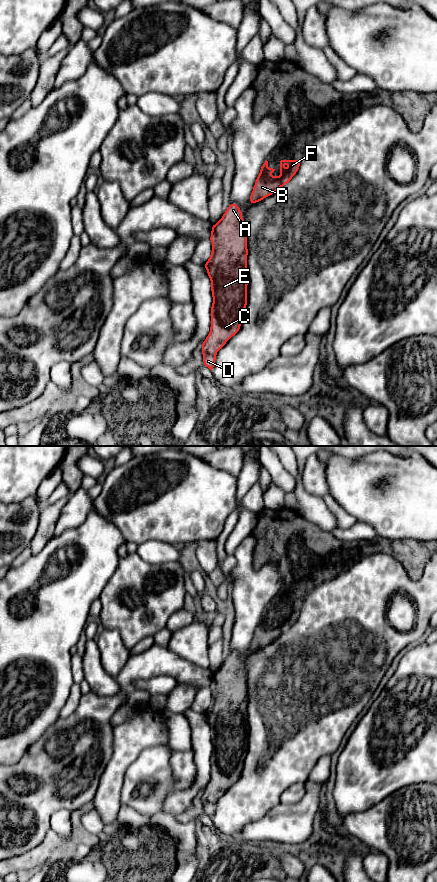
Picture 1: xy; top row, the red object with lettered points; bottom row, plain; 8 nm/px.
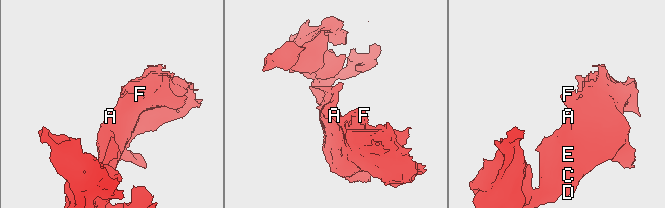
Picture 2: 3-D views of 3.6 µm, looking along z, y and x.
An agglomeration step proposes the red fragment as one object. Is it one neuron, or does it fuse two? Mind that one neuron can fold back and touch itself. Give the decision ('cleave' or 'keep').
keep

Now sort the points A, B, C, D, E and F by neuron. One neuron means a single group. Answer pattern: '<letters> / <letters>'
A B C D E F

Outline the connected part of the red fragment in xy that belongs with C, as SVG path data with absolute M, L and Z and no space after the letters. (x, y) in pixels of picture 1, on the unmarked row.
M231 652L223 662L222 666L213 673L210 688L212 691L212 700L205 712L205 716L211 729L213 751L211 755L210 780L202 792L202 802L204 813L212 818L217 800L239 779L247 753L247 681L242 666L242 660L236 652Z

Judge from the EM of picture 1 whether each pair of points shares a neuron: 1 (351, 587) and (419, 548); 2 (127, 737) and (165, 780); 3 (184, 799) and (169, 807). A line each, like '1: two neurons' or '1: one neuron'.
1: two neurons
2: two neurons
3: one neuron

